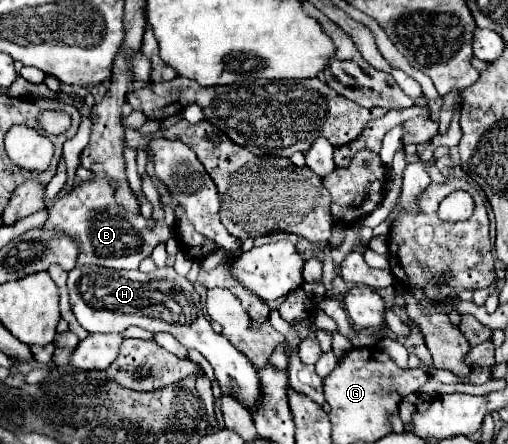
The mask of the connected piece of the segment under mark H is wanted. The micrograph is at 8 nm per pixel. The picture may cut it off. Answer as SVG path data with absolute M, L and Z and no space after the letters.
M83 264L69 270L67 288L73 314L85 330L123 332L129 326L139 326L151 332L171 332L185 348L195 348L209 360L221 394L229 392L229 396L237 396L245 408L253 408L261 400L261 378L255 366L211 328L211 322L203 316L195 286L187 278L181 278L171 266L143 274L141 270L111 270Z

